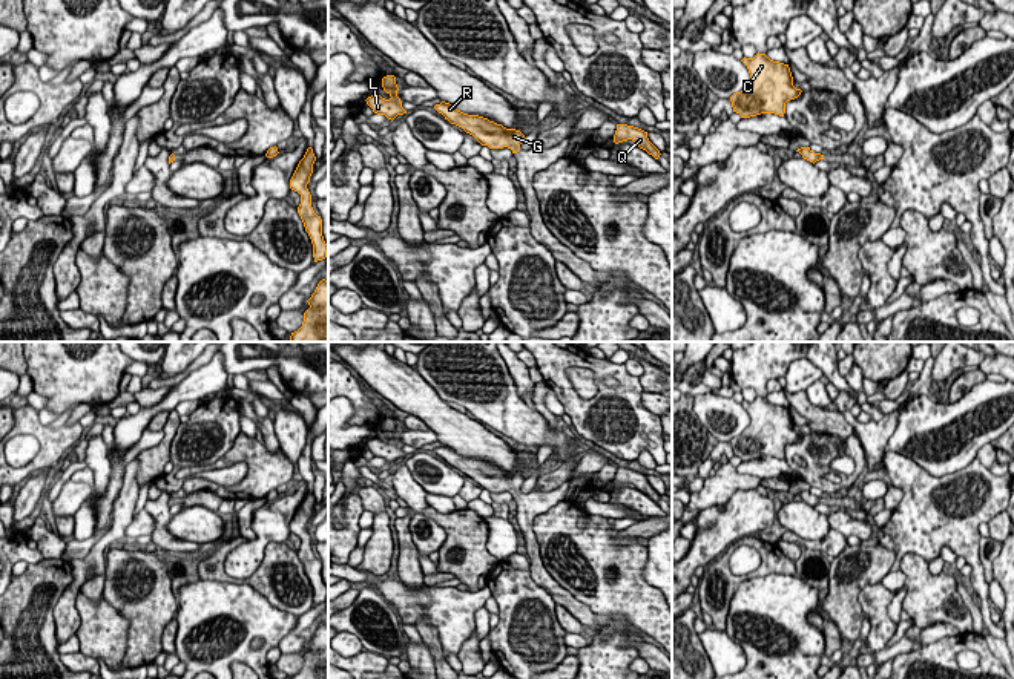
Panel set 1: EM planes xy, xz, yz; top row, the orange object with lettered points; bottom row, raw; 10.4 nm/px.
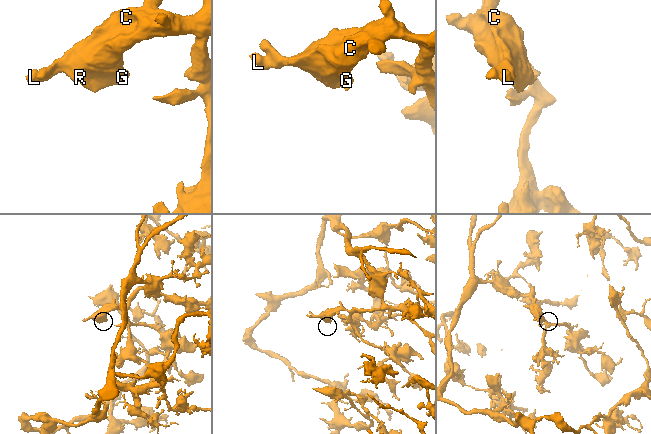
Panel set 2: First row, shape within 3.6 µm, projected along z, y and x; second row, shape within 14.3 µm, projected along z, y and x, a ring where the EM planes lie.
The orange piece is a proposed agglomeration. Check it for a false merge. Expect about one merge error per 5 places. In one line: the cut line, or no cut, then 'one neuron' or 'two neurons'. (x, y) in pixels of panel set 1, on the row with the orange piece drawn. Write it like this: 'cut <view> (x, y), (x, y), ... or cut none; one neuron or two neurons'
cut none; one neuron

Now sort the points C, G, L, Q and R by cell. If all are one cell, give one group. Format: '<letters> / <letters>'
C G L Q R

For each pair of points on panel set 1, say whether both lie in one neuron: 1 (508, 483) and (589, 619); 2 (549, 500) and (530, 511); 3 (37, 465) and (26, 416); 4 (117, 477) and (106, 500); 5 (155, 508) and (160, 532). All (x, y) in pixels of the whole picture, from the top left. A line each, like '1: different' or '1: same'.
1: same
2: same
3: same
4: same
5: same

